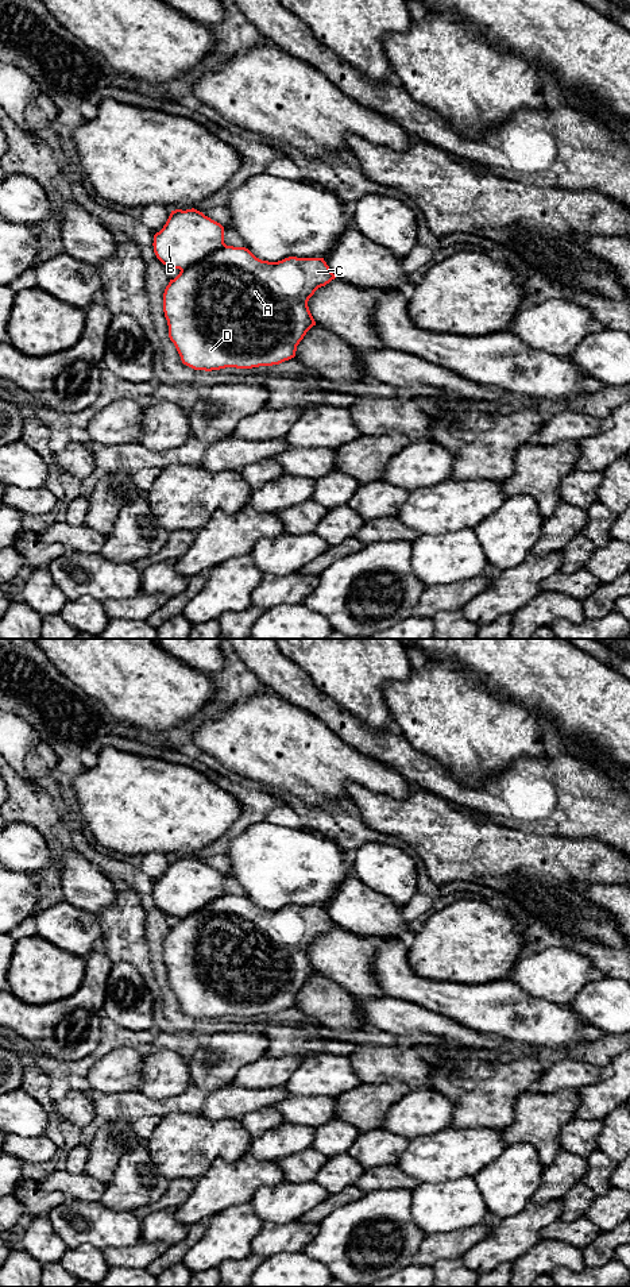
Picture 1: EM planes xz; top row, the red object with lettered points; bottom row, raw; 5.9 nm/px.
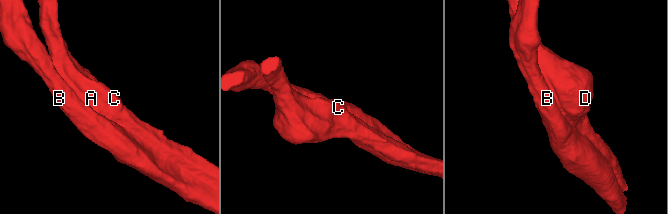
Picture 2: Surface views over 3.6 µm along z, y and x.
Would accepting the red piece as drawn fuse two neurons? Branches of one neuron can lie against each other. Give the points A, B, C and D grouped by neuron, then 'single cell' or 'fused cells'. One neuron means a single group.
A C D / B; fused cells

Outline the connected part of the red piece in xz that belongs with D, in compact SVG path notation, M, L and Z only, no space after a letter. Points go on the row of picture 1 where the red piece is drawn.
M225 246L197 263L182 269L163 293L163 312L169 338L183 365L194 370L225 367L252 369L279 365L295 357L297 346L316 325L308 301L314 292L335 280L324 258L289 257L278 262L256 258L246 247Z

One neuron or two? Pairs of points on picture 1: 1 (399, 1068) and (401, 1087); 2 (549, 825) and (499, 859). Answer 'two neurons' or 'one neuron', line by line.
1: two neurons
2: two neurons

